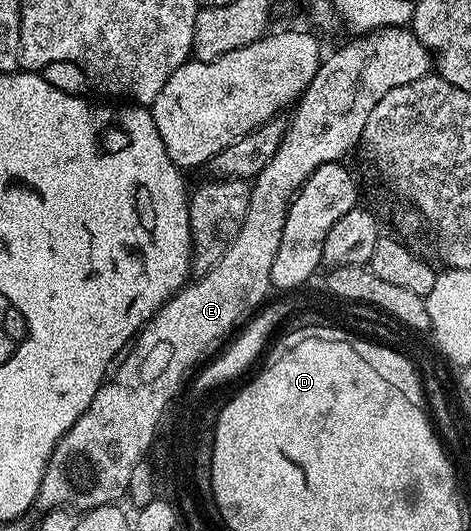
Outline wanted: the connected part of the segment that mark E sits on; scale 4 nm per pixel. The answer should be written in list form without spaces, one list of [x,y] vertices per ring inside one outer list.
[[[409,26],[405,27],[379,27],[376,31],[368,31],[354,37],[351,43],[343,45],[339,51],[334,51],[330,56],[323,58],[318,65],[316,77],[312,77],[312,81],[308,85],[308,89],[302,94],[302,98],[297,100],[296,106],[293,108],[294,116],[289,116],[286,124],[286,132],[284,133],[284,141],[280,141],[280,149],[276,149],[276,157],[272,157],[272,161],[268,161],[268,165],[264,165],[264,169],[260,169],[260,173],[252,181],[250,188],[250,200],[248,201],[248,214],[244,217],[244,225],[240,225],[240,233],[236,233],[236,241],[232,241],[232,245],[228,245],[228,249],[224,253],[224,257],[220,257],[220,261],[211,271],[205,272],[201,277],[195,278],[193,282],[177,291],[174,296],[168,300],[165,305],[160,308],[152,319],[146,322],[146,326],[138,332],[133,340],[132,346],[125,352],[124,358],[117,364],[116,370],[107,378],[106,382],[96,393],[96,397],[92,397],[92,405],[88,405],[88,409],[84,409],[84,413],[76,421],[76,425],[72,425],[72,429],[68,429],[68,433],[64,433],[64,437],[60,437],[60,441],[54,446],[52,457],[46,466],[44,473],[44,481],[40,481],[40,493],[38,494],[37,506],[43,512],[51,511],[53,507],[68,507],[78,513],[85,513],[96,509],[97,507],[108,507],[119,502],[118,498],[125,496],[130,490],[130,478],[132,477],[132,469],[140,462],[143,462],[144,456],[151,450],[154,444],[155,436],[158,434],[158,426],[163,416],[167,414],[168,408],[175,402],[175,395],[180,388],[187,382],[190,370],[197,365],[201,359],[209,360],[267,302],[266,294],[272,291],[270,286],[270,278],[272,277],[272,261],[276,261],[276,249],[280,249],[280,236],[284,234],[284,221],[288,217],[288,209],[290,202],[297,195],[298,190],[304,185],[304,181],[312,173],[316,173],[316,169],[320,169],[320,165],[325,163],[336,163],[345,160],[345,155],[353,149],[354,146],[359,146],[362,143],[362,130],[368,121],[368,117],[372,113],[372,109],[376,109],[376,104],[379,103],[380,97],[384,97],[384,93],[388,93],[392,89],[396,89],[400,85],[408,85],[412,81],[420,81],[420,77],[431,74],[432,71],[432,56],[430,50],[422,44],[417,37],[414,36],[413,30]]]

